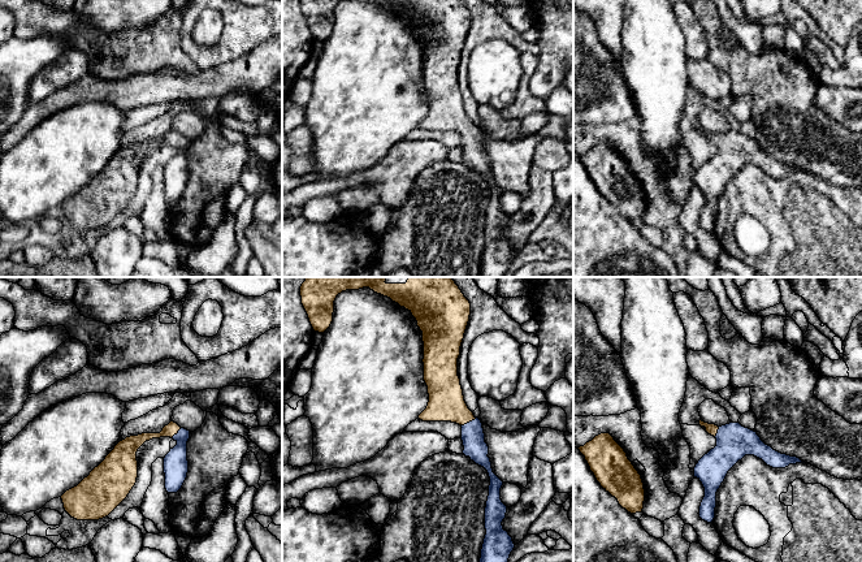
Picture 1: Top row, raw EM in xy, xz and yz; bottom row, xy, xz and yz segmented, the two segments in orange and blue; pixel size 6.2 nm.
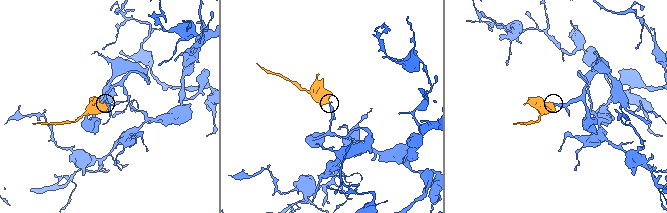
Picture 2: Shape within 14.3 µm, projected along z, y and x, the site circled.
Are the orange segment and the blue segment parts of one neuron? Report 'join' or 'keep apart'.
join

